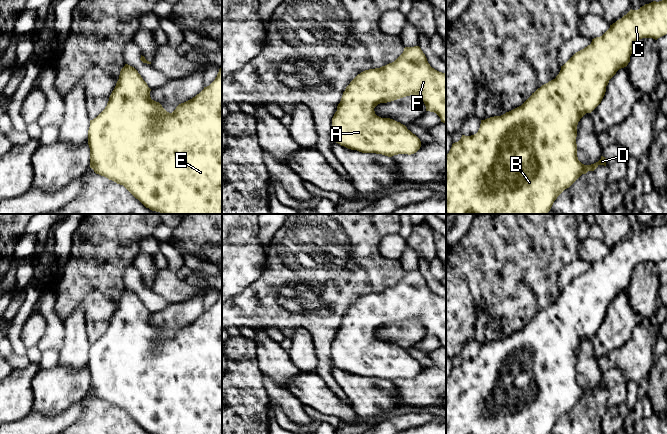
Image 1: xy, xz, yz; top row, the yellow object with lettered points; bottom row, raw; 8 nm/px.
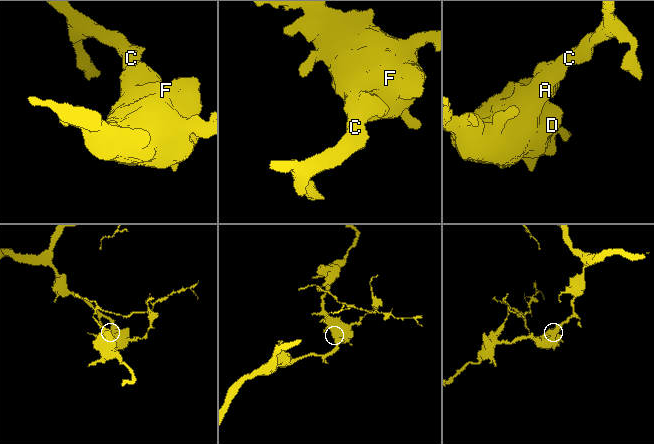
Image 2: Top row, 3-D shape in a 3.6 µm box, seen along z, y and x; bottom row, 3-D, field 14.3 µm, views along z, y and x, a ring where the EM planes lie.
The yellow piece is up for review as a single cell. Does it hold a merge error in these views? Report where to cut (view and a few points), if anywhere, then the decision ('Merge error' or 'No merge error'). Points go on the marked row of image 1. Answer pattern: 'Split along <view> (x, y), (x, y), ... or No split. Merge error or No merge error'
Split along xz (373, 107), (348, 110), (348, 142), (346, 144), (339, 143). Merge error

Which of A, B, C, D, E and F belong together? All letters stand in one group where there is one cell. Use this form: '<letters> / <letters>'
A C / B D E F

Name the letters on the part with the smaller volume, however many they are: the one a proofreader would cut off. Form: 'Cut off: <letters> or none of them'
Cut off: B, D, E, F

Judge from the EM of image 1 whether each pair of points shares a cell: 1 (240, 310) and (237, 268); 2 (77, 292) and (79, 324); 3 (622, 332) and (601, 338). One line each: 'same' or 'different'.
1: different
2: different
3: same

